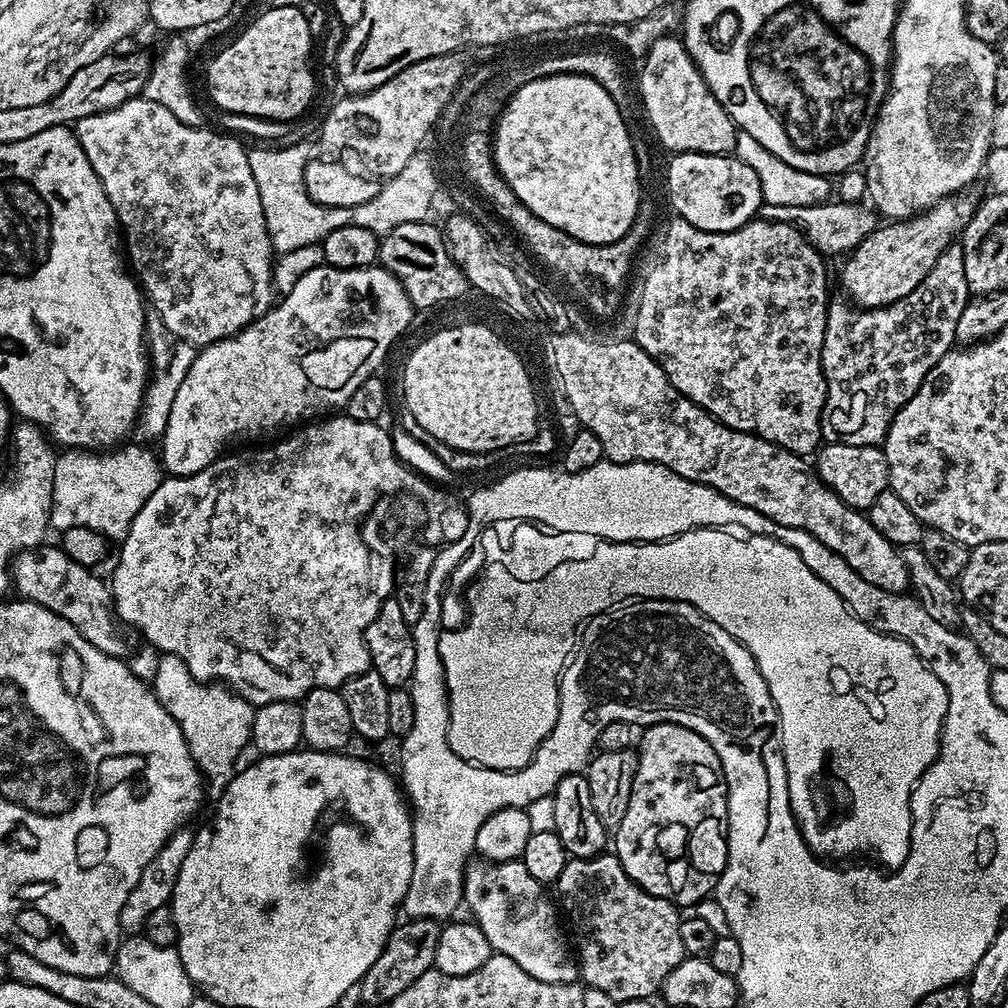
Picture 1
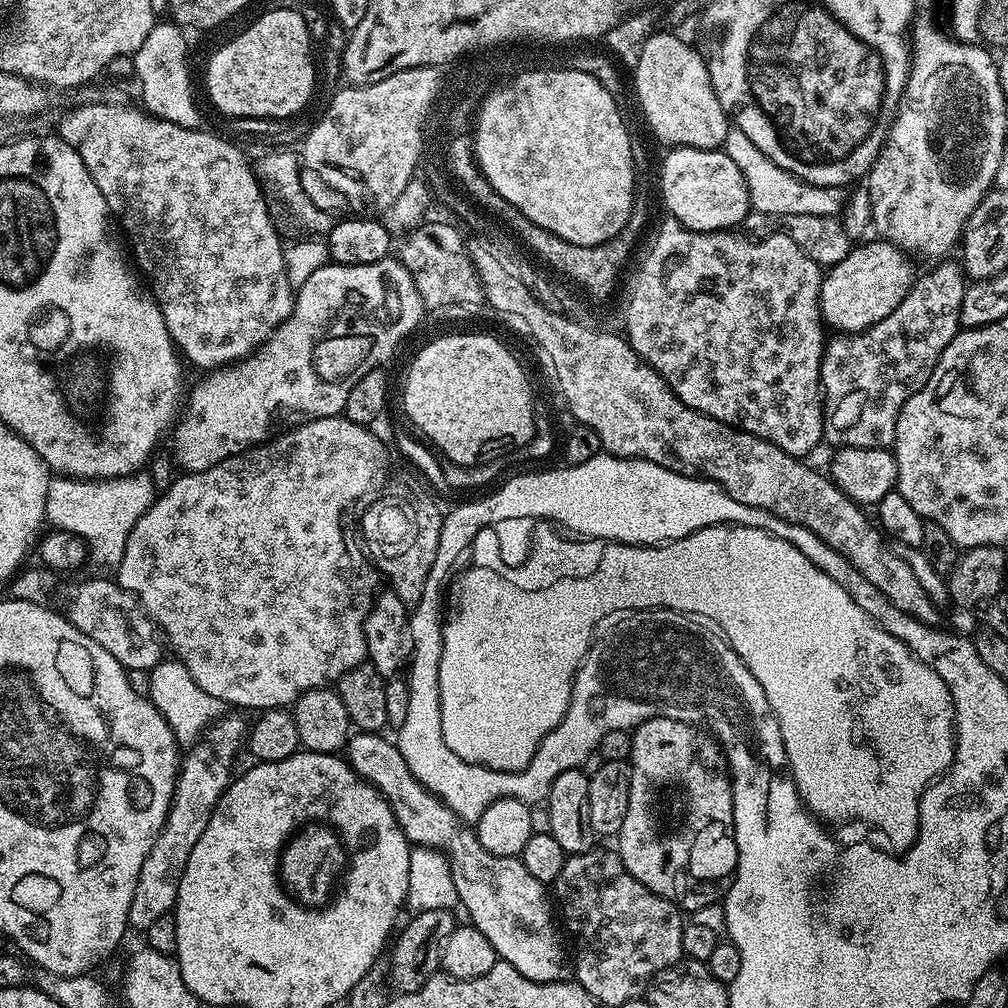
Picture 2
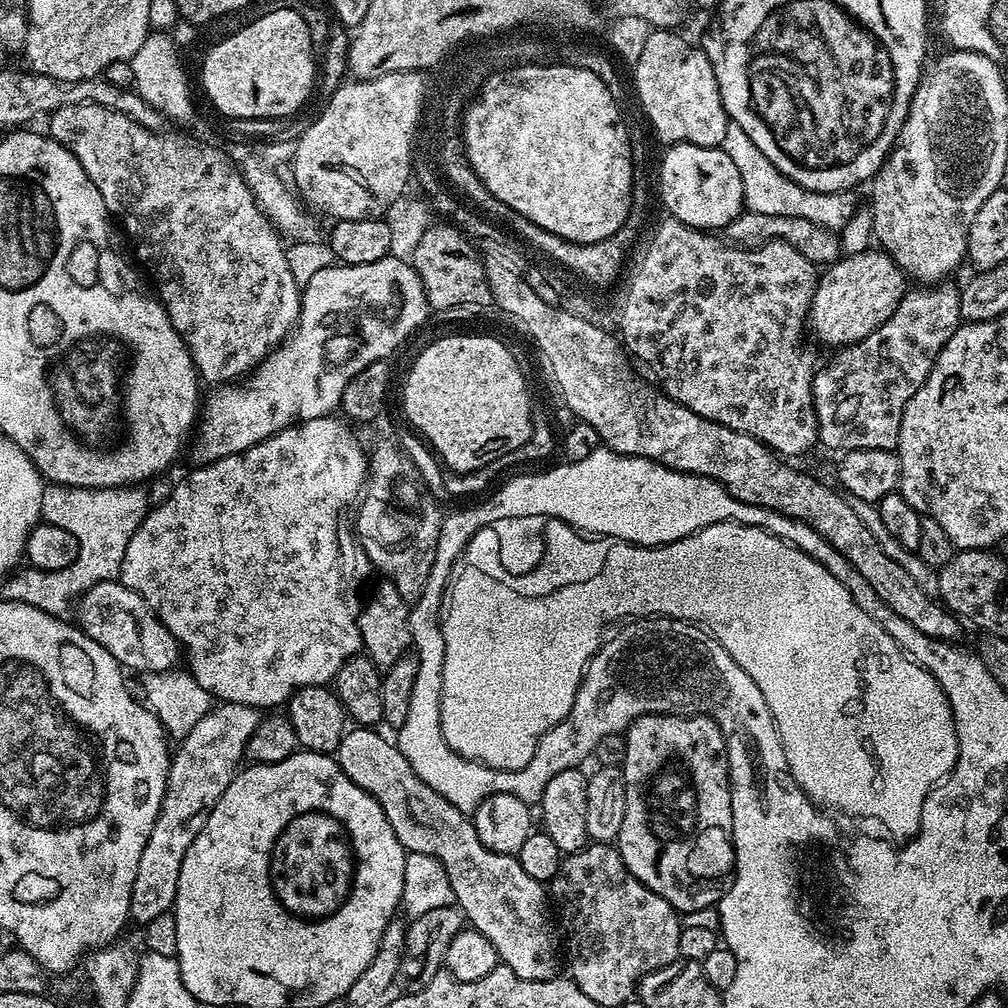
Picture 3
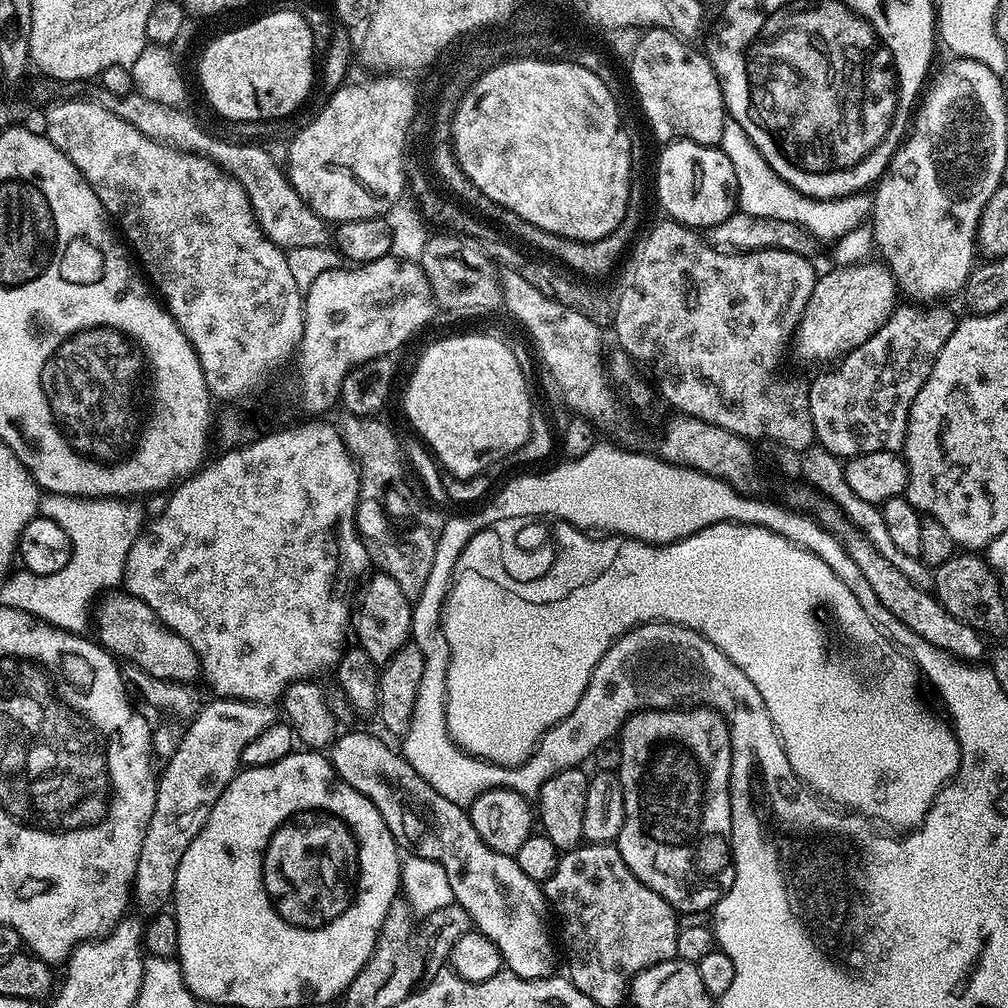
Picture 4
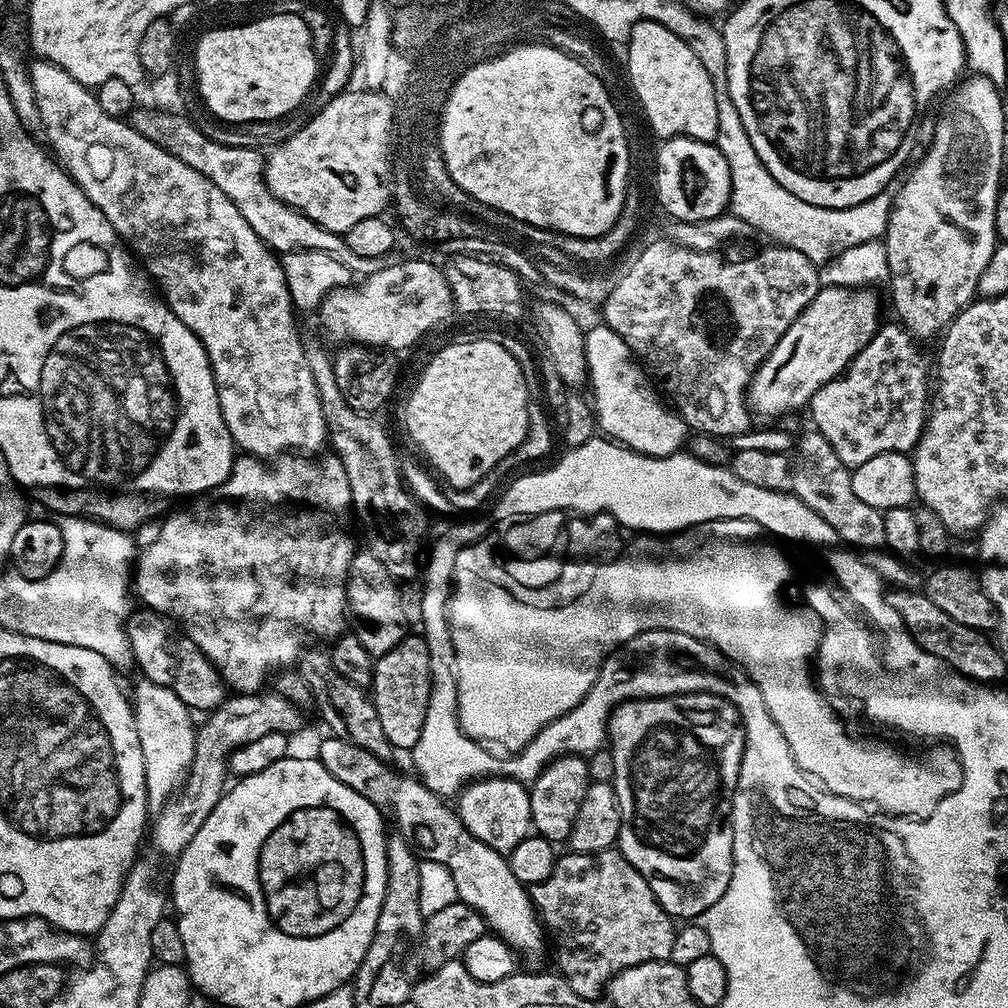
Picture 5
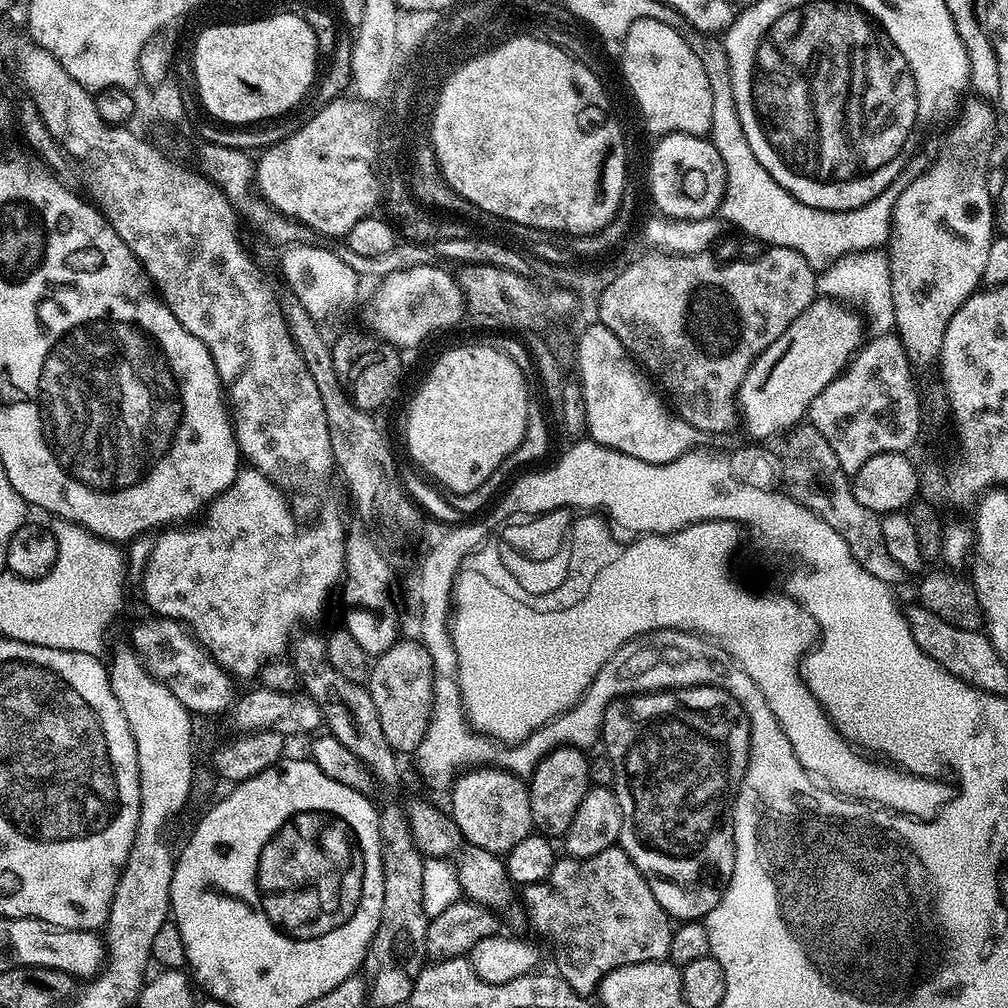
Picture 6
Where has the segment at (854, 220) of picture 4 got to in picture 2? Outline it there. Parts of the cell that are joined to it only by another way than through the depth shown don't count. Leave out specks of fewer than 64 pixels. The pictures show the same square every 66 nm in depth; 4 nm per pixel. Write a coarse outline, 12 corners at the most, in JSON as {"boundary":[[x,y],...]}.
{"boundary":[[729,130],[722,151],[742,170],[753,209],[835,217],[843,187],[805,184]]}

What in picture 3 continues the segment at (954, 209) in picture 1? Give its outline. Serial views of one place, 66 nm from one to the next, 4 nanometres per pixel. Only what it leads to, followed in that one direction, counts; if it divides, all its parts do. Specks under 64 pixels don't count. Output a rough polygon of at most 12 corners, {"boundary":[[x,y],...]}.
{"boundary":[[883,250],[823,269],[810,328],[824,344],[856,344],[906,295]]}

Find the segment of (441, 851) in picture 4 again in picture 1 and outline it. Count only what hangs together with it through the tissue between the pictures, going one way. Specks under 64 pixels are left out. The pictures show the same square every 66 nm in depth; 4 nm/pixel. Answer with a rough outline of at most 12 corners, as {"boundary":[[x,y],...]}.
{"boundary":[[476,858],[463,903],[493,953],[574,984],[549,889],[523,859]]}

